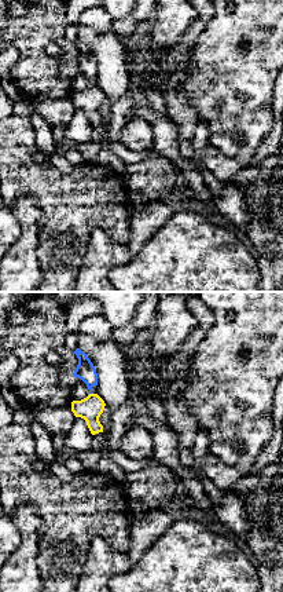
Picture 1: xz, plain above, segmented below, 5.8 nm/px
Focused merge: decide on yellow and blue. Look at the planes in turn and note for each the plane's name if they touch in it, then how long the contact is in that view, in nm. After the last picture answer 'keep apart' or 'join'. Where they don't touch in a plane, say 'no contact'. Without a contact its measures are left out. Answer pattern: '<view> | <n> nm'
xz | 30 nm

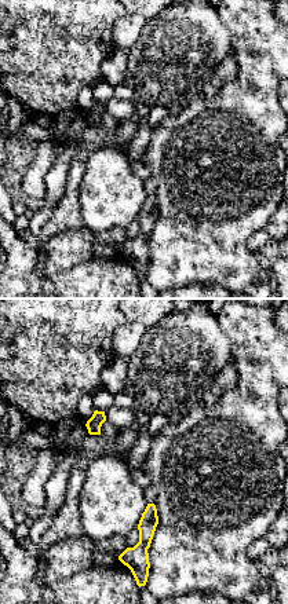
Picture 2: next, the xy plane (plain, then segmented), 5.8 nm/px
no contact

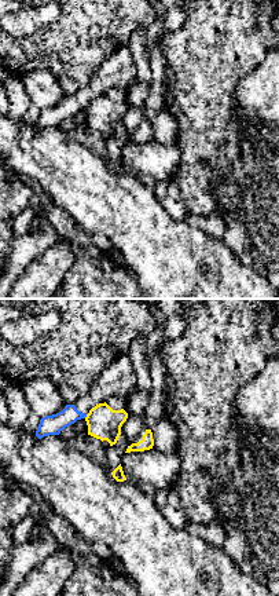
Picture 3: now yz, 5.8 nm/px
yz | 40 nm

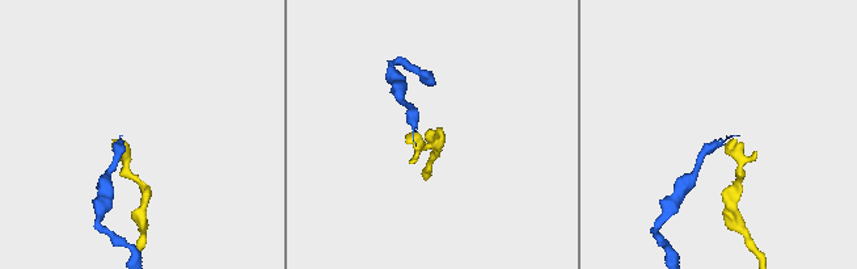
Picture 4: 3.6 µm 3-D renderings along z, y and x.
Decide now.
keep apart

